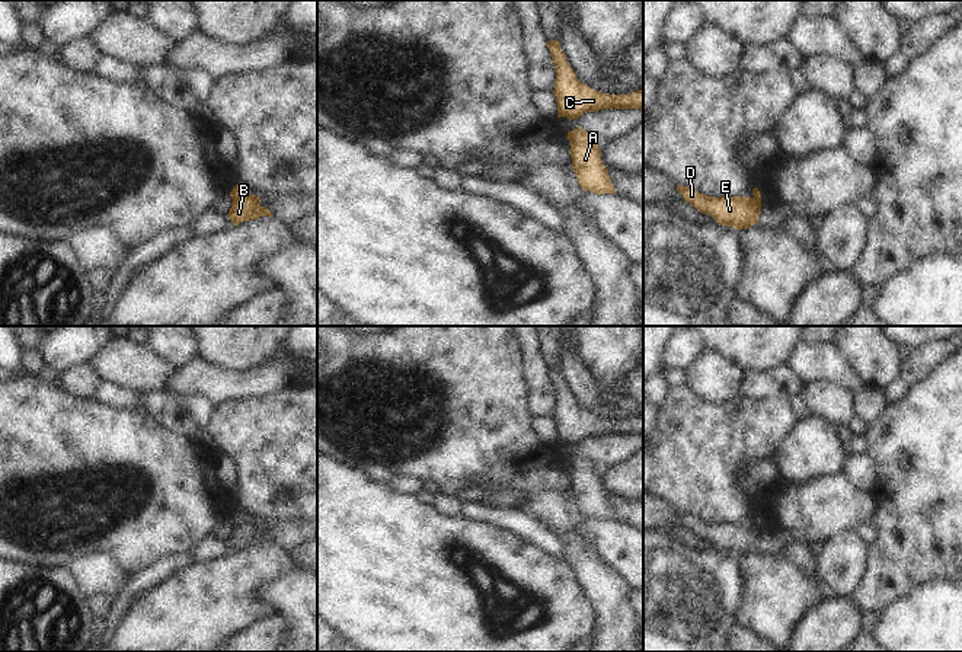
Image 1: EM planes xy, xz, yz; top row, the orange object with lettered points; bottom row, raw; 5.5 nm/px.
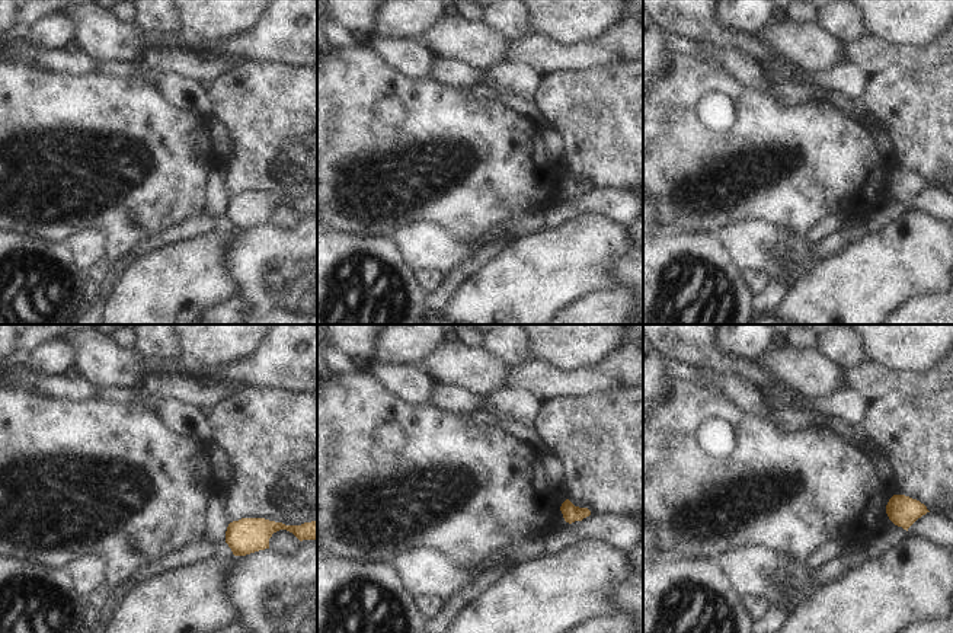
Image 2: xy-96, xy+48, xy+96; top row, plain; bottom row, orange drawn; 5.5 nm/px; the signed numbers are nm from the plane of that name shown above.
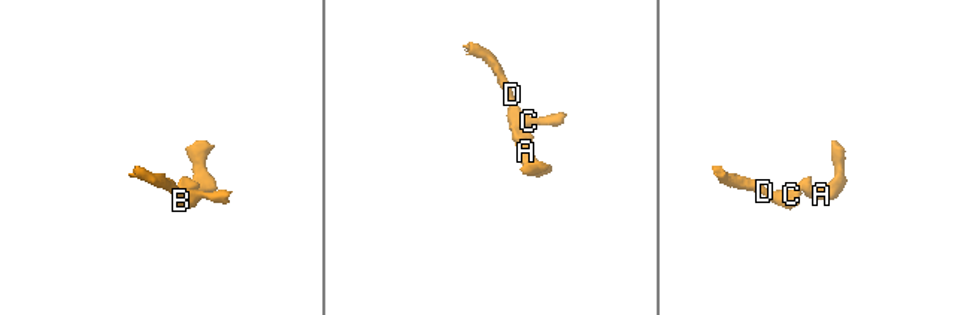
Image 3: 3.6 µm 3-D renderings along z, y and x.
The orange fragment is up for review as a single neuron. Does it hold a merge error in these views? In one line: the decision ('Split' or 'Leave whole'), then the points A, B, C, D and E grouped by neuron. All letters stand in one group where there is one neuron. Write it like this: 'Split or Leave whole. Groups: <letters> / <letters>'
Split. Groups: A / B C D E.

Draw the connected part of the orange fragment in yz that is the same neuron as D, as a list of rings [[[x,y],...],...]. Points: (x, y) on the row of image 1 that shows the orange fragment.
[[[677,185],[677,191],[685,202],[690,202],[701,214],[716,220],[719,226],[734,227],[736,230],[751,228],[758,224],[761,204],[748,196],[707,196],[688,186]]]

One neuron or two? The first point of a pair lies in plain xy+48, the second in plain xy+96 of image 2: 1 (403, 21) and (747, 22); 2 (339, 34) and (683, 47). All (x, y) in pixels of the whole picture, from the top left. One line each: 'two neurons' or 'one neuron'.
1: one neuron
2: one neuron

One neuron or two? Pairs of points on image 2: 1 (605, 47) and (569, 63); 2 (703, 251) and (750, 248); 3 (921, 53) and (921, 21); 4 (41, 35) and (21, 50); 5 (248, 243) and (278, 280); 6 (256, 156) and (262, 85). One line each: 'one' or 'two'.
1: one
2: two
3: two
4: two
5: one
6: one

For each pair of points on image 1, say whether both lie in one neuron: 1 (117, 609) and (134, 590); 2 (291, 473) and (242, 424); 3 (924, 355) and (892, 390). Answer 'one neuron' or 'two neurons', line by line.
1: one neuron
2: one neuron
3: one neuron

